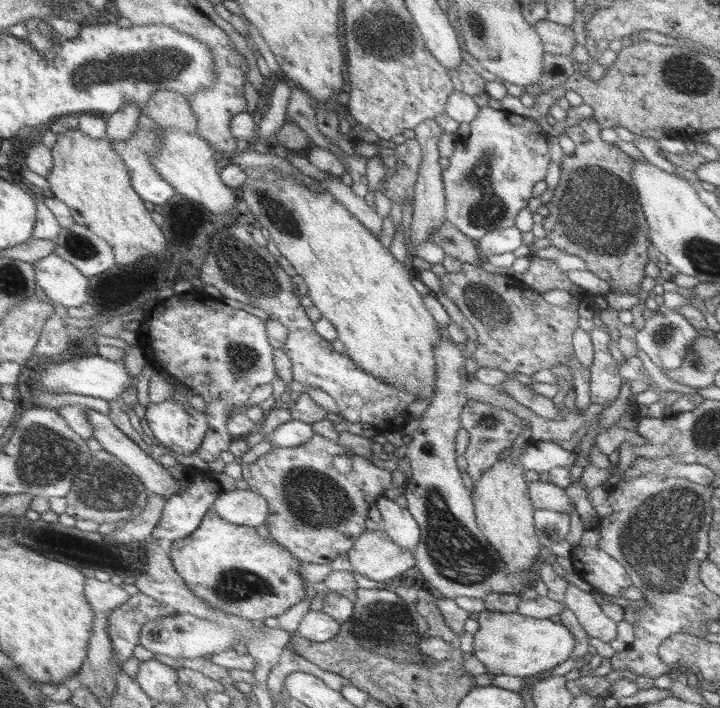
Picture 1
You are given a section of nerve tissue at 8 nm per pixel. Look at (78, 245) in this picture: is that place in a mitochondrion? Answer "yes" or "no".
yes

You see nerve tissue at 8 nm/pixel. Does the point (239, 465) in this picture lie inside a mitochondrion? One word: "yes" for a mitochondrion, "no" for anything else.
no

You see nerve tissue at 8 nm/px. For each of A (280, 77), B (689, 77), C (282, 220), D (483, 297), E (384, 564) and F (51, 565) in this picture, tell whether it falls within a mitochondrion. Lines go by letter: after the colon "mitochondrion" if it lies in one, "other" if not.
A: other
B: mitochondrion
C: mitochondrion
D: mitochondrion
E: other
F: other

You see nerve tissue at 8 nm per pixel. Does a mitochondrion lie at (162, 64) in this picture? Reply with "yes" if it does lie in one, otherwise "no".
yes

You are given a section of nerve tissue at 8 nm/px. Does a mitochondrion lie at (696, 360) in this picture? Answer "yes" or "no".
yes

